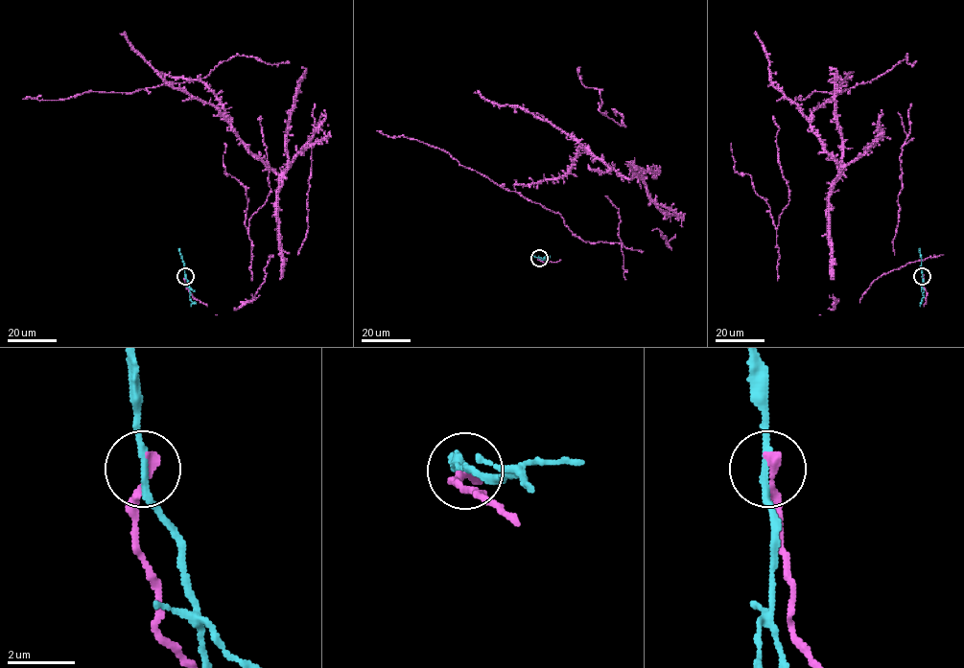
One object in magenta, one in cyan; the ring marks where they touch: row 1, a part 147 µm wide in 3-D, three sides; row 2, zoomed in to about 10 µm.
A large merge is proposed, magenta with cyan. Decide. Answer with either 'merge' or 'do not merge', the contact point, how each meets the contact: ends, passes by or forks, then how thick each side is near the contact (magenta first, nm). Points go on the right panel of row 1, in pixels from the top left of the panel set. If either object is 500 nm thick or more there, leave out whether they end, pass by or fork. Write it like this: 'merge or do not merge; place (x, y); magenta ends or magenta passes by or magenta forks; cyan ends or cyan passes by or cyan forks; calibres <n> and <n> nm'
do not merge; place (922, 276); magenta ends; cyan passes by; calibres 300 and 190 nm

